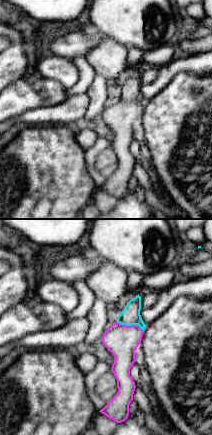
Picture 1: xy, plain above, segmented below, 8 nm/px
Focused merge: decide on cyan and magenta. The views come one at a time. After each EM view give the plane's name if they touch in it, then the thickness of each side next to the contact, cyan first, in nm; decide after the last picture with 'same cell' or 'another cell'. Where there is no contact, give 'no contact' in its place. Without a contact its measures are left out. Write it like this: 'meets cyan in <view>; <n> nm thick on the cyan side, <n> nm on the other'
meets cyan in xy; 150 nm thick on the cyan side, 260 nm on the other

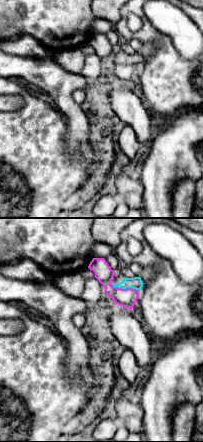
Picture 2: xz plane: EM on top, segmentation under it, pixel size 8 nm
meets cyan in xz; 100 nm thick on the cyan side, 150 nm on the other

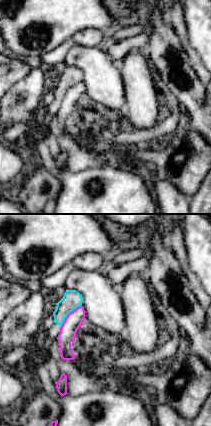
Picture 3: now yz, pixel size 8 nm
meets cyan in yz; 150 nm thick on the cyan side, 140 nm on the other

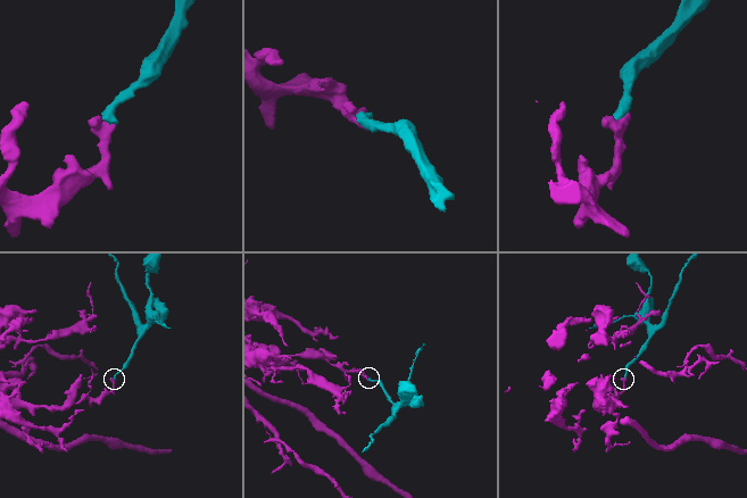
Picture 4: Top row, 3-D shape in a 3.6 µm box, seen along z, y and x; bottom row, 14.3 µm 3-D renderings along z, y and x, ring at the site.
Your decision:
another cell

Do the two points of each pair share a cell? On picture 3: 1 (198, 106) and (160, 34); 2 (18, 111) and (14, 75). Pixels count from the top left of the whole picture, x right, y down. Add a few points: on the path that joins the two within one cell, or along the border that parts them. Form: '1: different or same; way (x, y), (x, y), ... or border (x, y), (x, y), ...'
1: same; way (179, 90), (167, 80), (166, 61), (162, 53)
2: different; border (31, 66), (28, 73), (10, 88)

